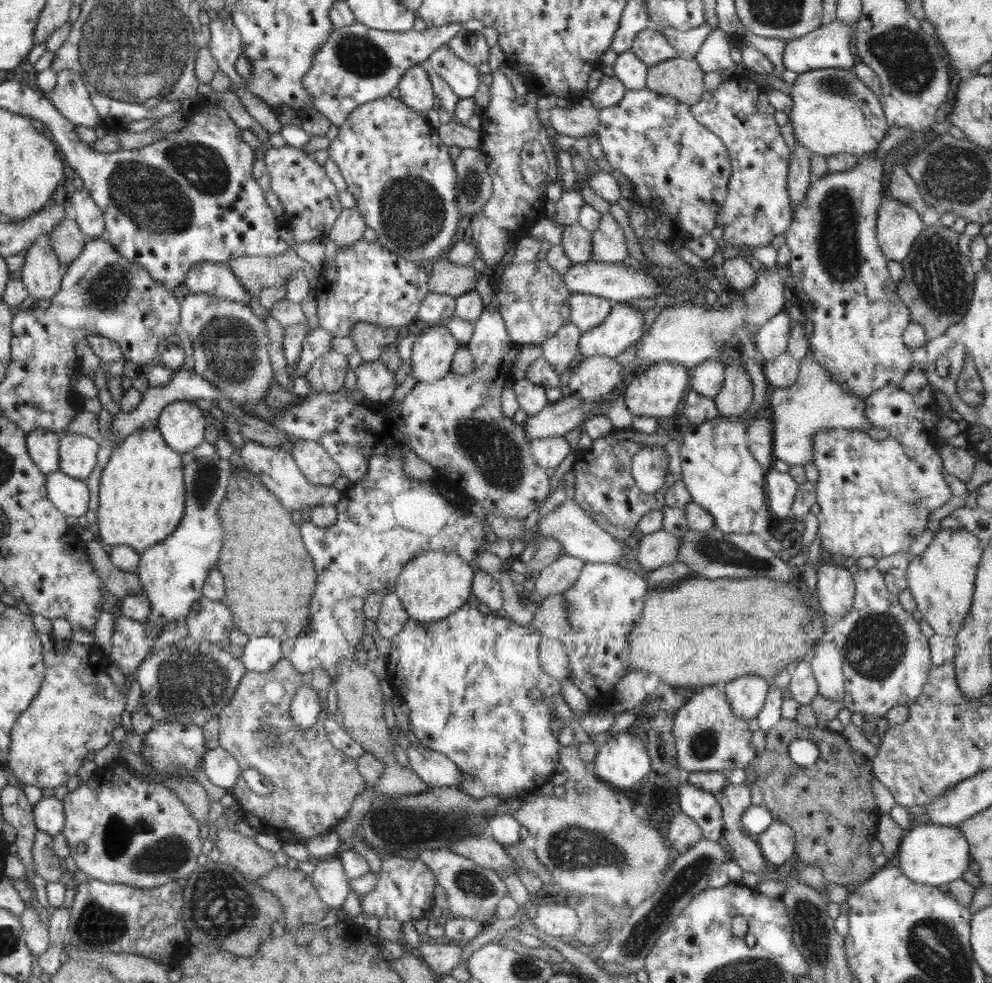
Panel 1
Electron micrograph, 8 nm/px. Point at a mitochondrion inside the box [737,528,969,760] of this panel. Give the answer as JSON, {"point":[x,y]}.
{"point":[876,644]}

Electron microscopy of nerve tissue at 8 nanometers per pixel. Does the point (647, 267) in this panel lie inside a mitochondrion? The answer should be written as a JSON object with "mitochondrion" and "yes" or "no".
{"mitochondrion":"no"}

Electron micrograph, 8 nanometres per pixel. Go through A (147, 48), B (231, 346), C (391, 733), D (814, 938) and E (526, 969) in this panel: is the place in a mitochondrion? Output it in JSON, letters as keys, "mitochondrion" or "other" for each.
{"A":"mitochondrion","B":"mitochondrion","C":"other","D":"mitochondrion","E":"mitochondrion"}

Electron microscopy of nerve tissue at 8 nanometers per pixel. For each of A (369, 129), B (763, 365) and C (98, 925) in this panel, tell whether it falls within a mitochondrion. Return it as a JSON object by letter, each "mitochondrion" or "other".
{"A":"other","B":"other","C":"mitochondrion"}

